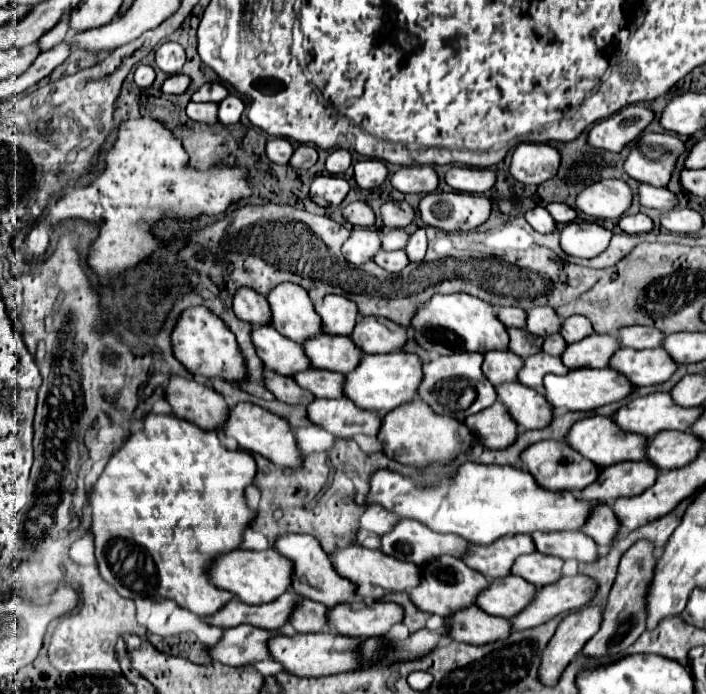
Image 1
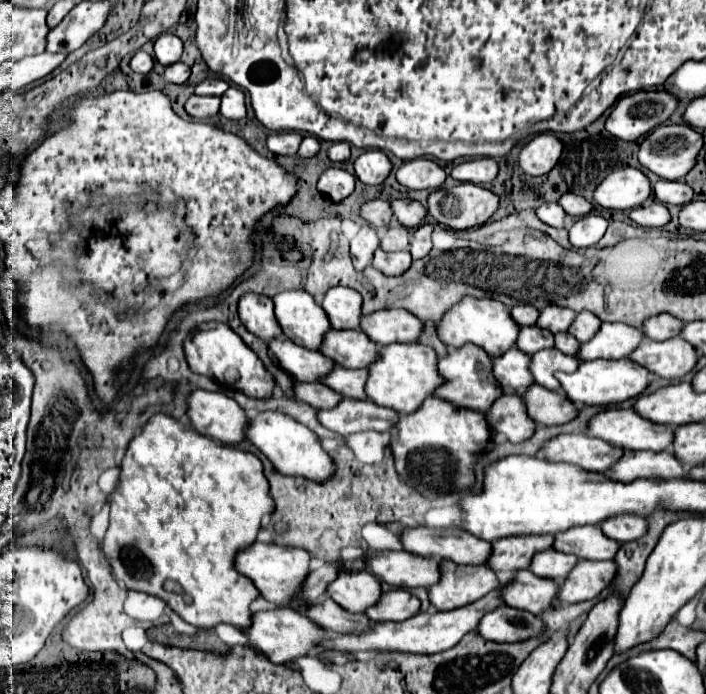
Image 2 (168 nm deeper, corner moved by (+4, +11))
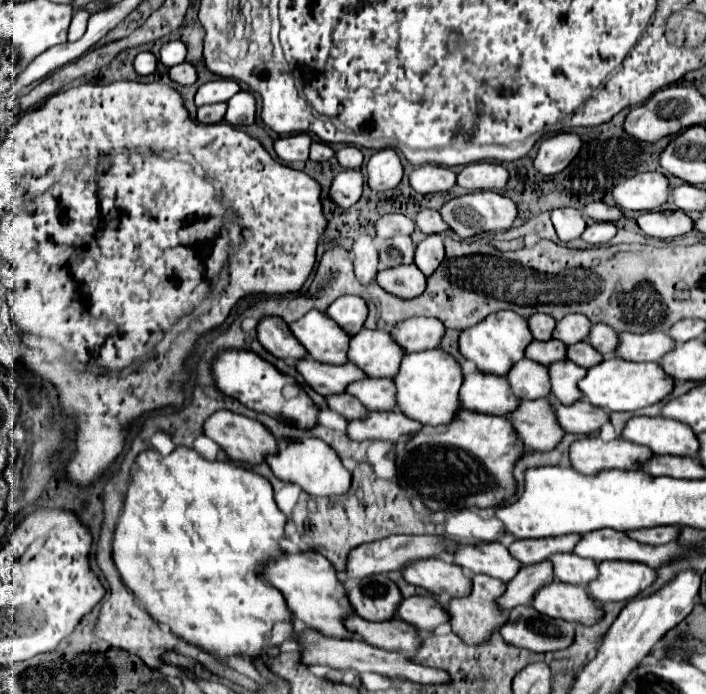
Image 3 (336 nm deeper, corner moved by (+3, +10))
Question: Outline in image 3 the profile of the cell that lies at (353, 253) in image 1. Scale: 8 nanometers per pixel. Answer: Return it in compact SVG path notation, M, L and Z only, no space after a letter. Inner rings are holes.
M360 236L354 242L354 254L356 254L356 262L354 262L354 272L356 278L362 284L370 284L376 274L378 274L378 250L376 244L370 236Z

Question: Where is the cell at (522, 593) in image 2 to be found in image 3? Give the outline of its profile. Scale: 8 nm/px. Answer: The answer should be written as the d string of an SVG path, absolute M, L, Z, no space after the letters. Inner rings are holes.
M552 582L534 598L534 608L550 618L562 618L572 624L592 626L604 618L602 604L590 598L586 588Z

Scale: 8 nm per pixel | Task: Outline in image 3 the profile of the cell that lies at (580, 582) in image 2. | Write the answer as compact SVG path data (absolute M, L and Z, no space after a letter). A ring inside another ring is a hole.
M605 560L598 564L599 576L594 580L594 596L600 602L632 600L650 588L658 572L647 565L624 560Z

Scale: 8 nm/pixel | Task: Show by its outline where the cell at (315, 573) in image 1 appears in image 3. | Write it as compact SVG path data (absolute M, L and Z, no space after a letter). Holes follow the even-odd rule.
M386 574L362 578L360 586L348 590L348 598L358 616L374 622L396 618L396 610L404 600L398 586Z

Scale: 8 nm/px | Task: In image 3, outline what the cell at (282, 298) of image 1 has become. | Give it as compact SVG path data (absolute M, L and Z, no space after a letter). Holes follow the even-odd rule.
M310 310L304 318L290 326L298 342L308 350L308 356L324 362L342 366L348 362L350 336L326 314Z

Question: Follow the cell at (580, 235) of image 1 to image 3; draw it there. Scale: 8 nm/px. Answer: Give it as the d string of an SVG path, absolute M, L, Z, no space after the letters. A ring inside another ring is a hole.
M588 220L588 226L586 226L582 238L590 244L606 244L616 236L616 232L618 232L618 228L612 222Z

